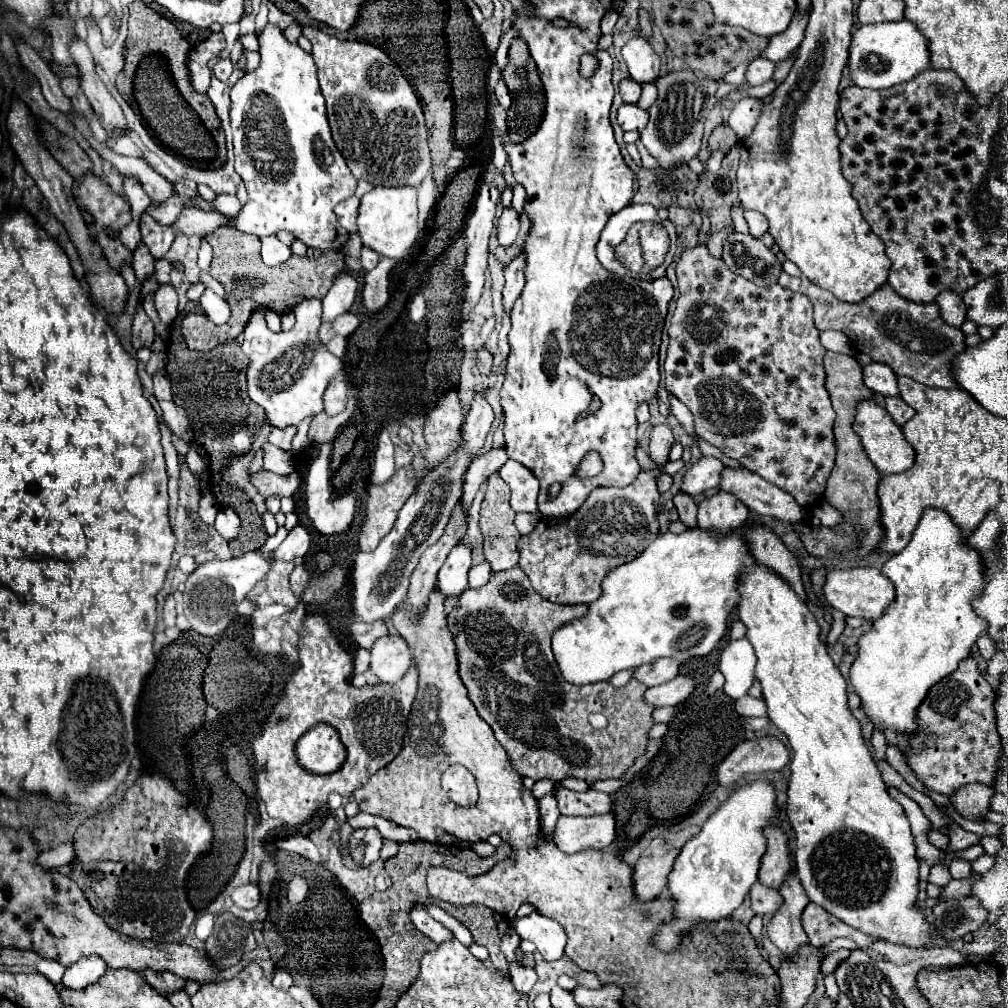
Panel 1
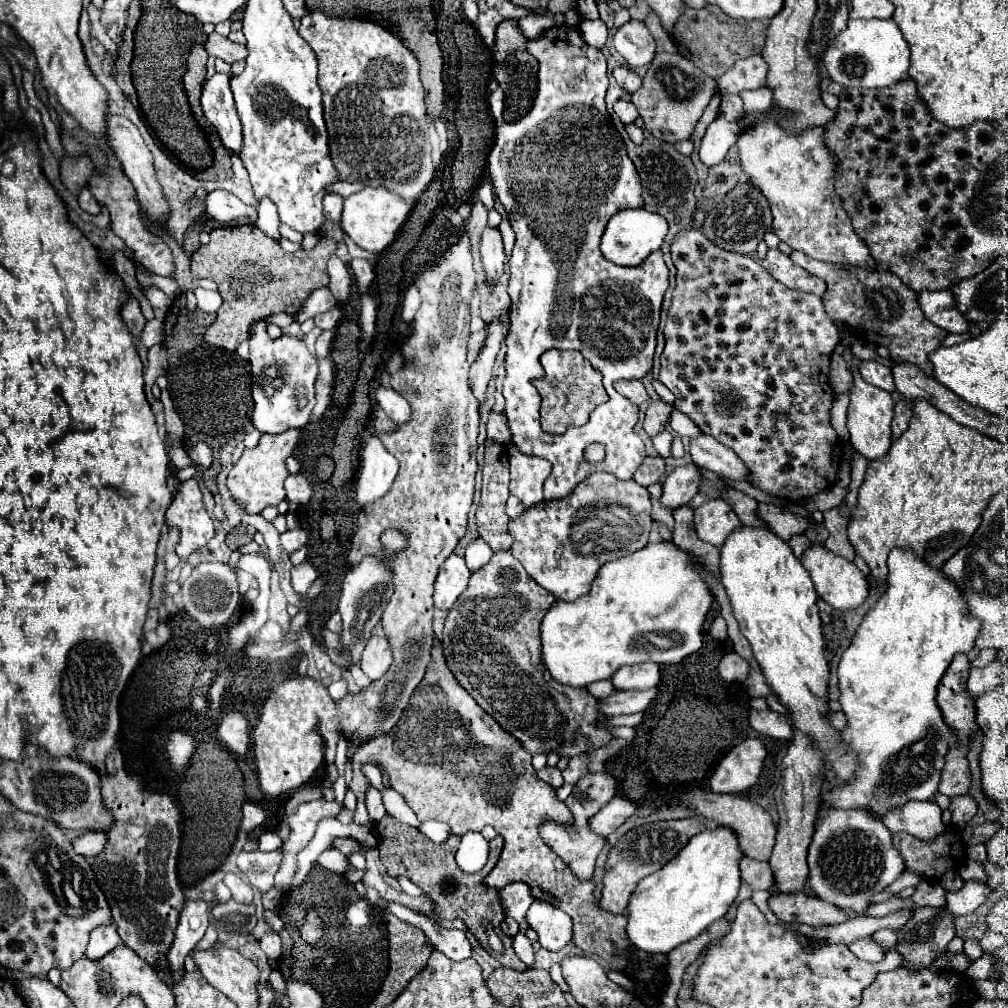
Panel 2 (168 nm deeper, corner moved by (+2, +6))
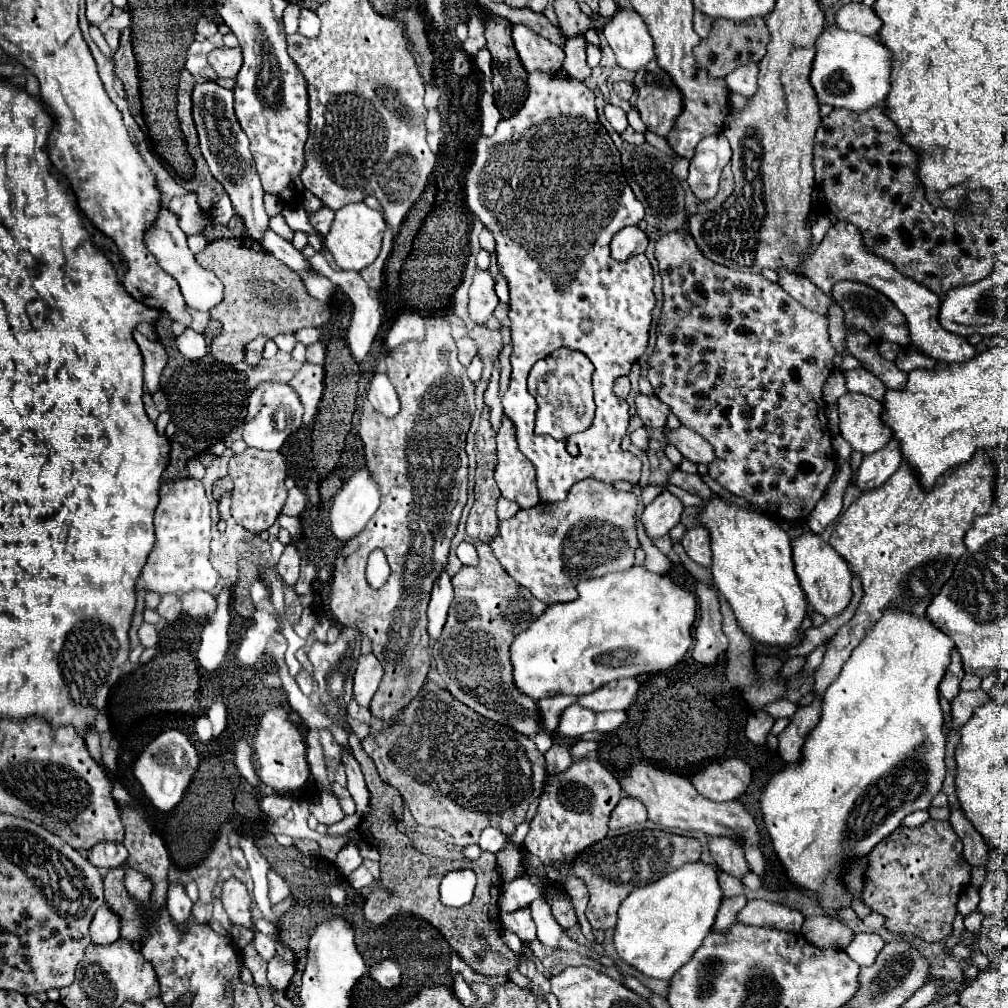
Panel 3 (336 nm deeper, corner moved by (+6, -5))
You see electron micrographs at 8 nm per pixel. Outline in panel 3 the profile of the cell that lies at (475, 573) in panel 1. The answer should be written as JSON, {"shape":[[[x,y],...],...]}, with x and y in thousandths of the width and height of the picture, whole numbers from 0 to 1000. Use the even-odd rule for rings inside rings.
{"shape":[[[458,538],[458,540],[454,542],[452,550],[454,550],[454,554],[456,554],[456,558],[458,558],[460,562],[474,562],[474,548],[472,548],[472,542],[470,542],[470,540]]]}

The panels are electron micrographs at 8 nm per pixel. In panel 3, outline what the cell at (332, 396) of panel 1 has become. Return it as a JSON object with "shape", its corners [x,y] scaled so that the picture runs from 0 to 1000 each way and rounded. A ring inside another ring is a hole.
{"shape":[[[304,359],[288,381],[296,387],[300,403],[302,403],[302,421],[308,421],[315,409],[315,401],[321,389],[321,363],[313,363]]]}

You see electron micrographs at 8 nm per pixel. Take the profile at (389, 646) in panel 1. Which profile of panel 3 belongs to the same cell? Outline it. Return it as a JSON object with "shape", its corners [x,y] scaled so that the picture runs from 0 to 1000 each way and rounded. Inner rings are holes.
{"shape":[[[361,649],[355,653],[355,663],[351,669],[351,692],[357,700],[365,700],[375,679],[381,671],[381,661],[371,649]]]}

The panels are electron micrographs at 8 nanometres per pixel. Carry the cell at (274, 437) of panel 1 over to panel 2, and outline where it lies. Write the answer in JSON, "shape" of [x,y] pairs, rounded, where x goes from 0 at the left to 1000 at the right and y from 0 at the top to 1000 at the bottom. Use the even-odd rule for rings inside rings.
{"shape":[[[288,426],[280,432],[260,432],[258,439],[251,445],[244,444],[236,459],[230,463],[226,471],[226,485],[230,489],[230,495],[248,511],[258,509],[266,501],[276,501],[282,493],[282,477],[288,471],[282,463],[284,453],[290,451],[294,439],[298,434],[298,426]]]}

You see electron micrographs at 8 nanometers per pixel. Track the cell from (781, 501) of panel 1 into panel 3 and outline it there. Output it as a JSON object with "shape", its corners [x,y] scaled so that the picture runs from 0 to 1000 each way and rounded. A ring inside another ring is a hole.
{"shape":[[[675,423],[673,427],[669,429],[661,429],[661,435],[663,435],[663,440],[669,440],[677,452],[688,460],[698,460],[698,462],[704,462],[706,456],[708,456],[708,444],[694,433],[690,431],[688,427],[683,427],[679,423]]]}

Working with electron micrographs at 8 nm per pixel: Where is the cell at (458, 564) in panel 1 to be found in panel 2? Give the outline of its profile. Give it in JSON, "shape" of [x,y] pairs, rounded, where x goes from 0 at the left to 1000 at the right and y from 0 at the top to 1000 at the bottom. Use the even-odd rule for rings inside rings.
{"shape":[[[448,549],[440,561],[437,563],[437,568],[433,572],[433,586],[431,586],[431,602],[444,606],[454,590],[462,584],[466,572],[466,564],[462,563],[462,557]]]}

